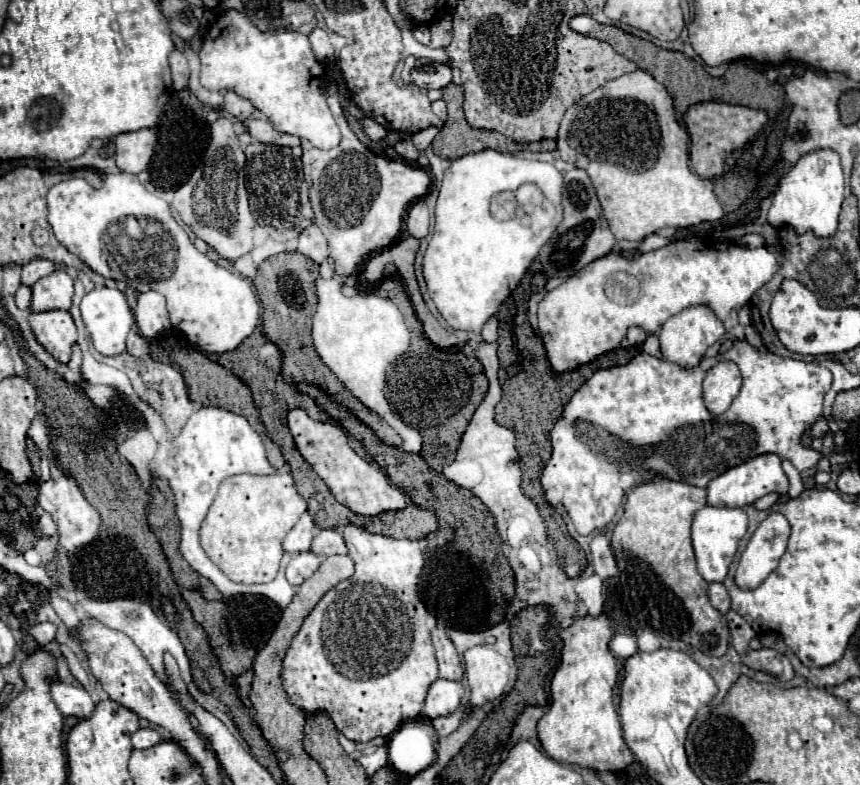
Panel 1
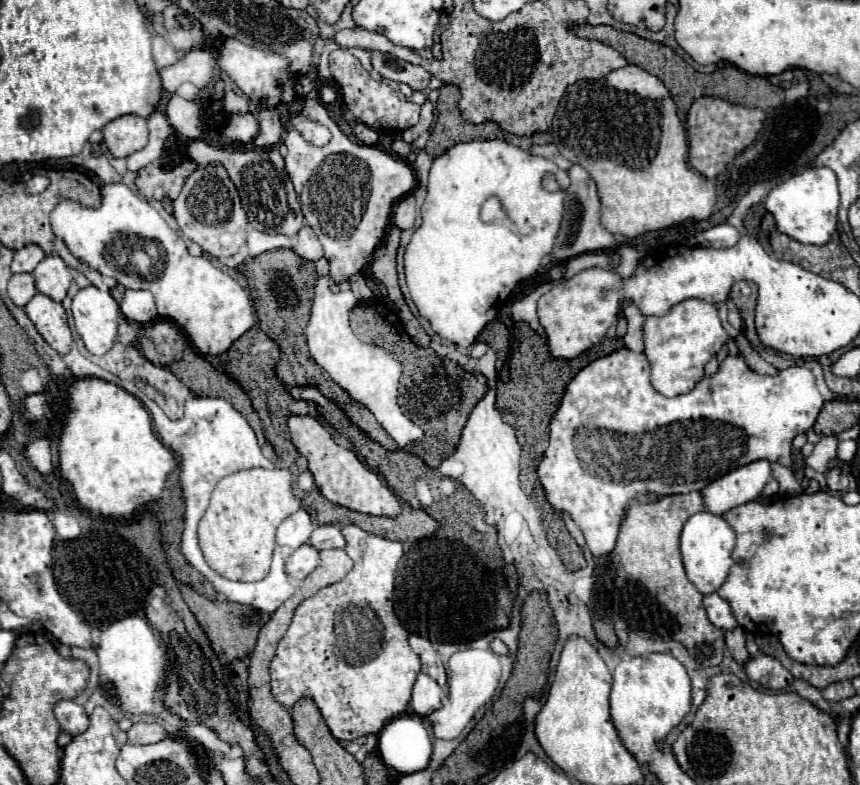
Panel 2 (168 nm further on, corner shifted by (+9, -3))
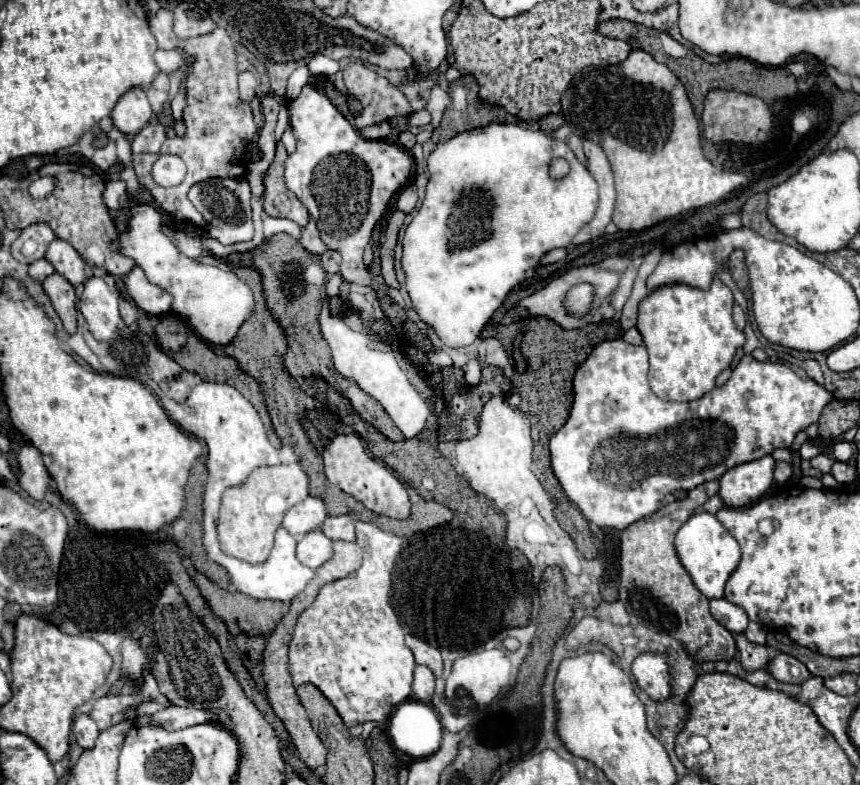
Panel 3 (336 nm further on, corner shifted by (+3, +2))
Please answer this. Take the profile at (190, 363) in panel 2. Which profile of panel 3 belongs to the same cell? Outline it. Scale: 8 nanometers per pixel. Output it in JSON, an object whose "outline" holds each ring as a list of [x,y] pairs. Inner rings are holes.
{"outline":[[[192,333],[192,335],[188,337],[188,343],[186,343],[178,353],[172,353],[172,359],[174,359],[180,367],[184,367],[184,369],[188,369],[188,371],[192,371],[192,373],[196,373],[196,375],[200,375],[204,381],[228,381],[228,385],[236,385],[236,389],[240,389],[240,393],[244,393],[244,397],[248,397],[248,401],[252,401],[252,405],[256,405],[256,411],[260,413],[260,419],[264,421],[264,427],[266,427],[266,433],[268,433],[268,439],[272,441],[272,445],[274,445],[274,447],[282,447],[280,439],[276,437],[276,433],[274,433],[274,429],[272,429],[272,423],[270,423],[270,417],[268,417],[268,411],[266,411],[266,405],[264,405],[264,397],[262,397],[262,393],[260,393],[260,385],[254,381],[254,377],[250,377],[250,375],[246,375],[244,371],[240,371],[240,369],[238,369],[238,363],[236,363],[232,357],[216,355],[198,335]]]}

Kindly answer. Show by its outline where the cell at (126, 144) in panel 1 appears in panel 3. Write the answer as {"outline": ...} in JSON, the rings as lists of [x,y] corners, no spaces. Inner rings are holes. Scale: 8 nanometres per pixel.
{"outline":[[[130,89],[130,93],[124,93],[120,97],[110,117],[114,121],[114,127],[122,135],[140,133],[152,119],[152,109],[146,99],[146,93],[142,89]]]}

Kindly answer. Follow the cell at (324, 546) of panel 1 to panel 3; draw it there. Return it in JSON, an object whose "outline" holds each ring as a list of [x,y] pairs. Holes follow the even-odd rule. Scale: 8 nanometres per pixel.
{"outline":[[[338,515],[338,517],[326,517],[326,521],[322,523],[322,533],[336,541],[336,539],[344,539],[344,541],[354,541],[354,519],[350,515]]]}

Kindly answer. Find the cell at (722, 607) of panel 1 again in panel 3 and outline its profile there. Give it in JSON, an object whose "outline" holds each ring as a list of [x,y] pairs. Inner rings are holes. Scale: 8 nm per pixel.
{"outline":[[[724,597],[722,599],[712,599],[710,601],[710,611],[712,611],[712,617],[716,617],[716,621],[720,625],[724,625],[730,633],[742,633],[750,623],[746,611],[738,605],[726,601]]]}

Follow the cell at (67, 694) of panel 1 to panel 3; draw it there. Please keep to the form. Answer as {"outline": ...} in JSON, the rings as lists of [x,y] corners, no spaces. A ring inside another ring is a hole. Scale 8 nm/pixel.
{"outline":[[[78,713],[74,717],[74,723],[72,723],[72,733],[74,733],[74,737],[82,749],[90,749],[90,747],[94,747],[100,731],[98,731],[96,723],[90,719],[90,715]]]}

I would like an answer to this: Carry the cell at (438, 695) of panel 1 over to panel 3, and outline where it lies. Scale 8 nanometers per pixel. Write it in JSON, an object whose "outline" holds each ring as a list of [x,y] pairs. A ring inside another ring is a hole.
{"outline":[[[418,665],[414,669],[414,683],[412,683],[414,697],[420,699],[420,701],[428,701],[430,703],[430,699],[434,695],[434,681],[436,681],[434,673],[428,667]]]}

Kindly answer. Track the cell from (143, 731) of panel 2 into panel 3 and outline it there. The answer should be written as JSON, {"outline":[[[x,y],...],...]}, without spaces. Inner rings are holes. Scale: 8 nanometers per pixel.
{"outline":[[[170,705],[168,709],[162,709],[152,715],[154,725],[160,725],[160,727],[172,729],[172,731],[178,731],[178,729],[184,729],[190,725],[198,725],[198,723],[208,723],[210,719],[212,719],[212,713],[208,713],[208,711],[176,707],[176,705]]]}

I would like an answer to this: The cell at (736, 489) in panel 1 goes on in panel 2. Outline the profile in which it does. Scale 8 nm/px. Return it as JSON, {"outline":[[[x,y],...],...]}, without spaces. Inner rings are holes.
{"outline":[[[766,460],[750,462],[706,486],[706,490],[702,490],[704,506],[708,508],[708,512],[722,516],[734,506],[756,500],[762,494],[768,480],[770,480],[770,462]]]}

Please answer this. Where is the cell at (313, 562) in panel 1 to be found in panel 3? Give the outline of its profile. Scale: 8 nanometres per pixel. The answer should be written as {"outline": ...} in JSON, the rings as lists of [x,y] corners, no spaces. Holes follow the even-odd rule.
{"outline":[[[322,531],[306,533],[298,541],[296,557],[300,563],[304,563],[312,569],[318,569],[322,563],[326,563],[332,557],[332,541]]]}

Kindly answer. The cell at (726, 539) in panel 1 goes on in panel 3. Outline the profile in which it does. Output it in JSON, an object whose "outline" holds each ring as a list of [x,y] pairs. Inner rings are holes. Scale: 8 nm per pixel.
{"outline":[[[694,513],[680,527],[676,535],[676,551],[682,565],[690,573],[694,585],[708,599],[716,599],[724,595],[724,585],[730,579],[730,575],[736,571],[742,555],[740,545],[732,537],[732,533],[728,533],[728,529],[716,519],[716,515],[710,515],[710,513]]]}

